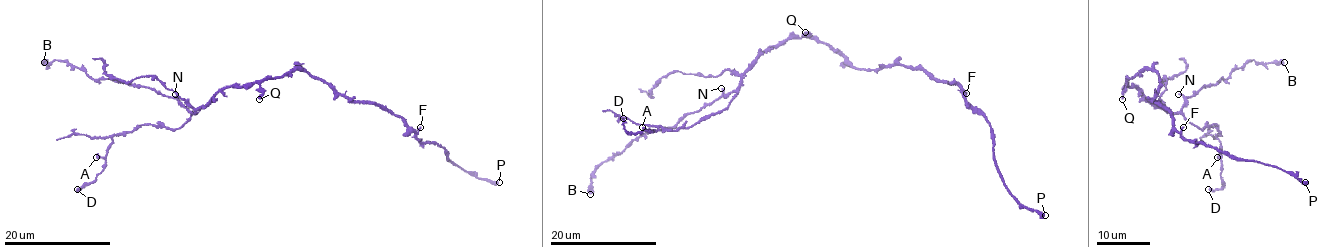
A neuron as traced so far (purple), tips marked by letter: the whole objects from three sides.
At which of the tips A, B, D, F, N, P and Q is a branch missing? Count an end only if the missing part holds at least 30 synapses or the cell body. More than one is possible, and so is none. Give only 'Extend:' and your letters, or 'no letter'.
Extend: P

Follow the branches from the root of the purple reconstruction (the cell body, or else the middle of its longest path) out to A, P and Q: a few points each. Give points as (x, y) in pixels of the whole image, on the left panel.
A: (285, 72), (276, 78), (223, 87), (178, 128), (142, 124), (131, 131), (115, 133), (107, 152), (96, 157)
P: (285, 72), (304, 70), (353, 100), (383, 106), (423, 143), (440, 145), (453, 164), (479, 179), (499, 182)
Q: (285, 72), (281, 76), (265, 79), (260, 84), (259, 99)

